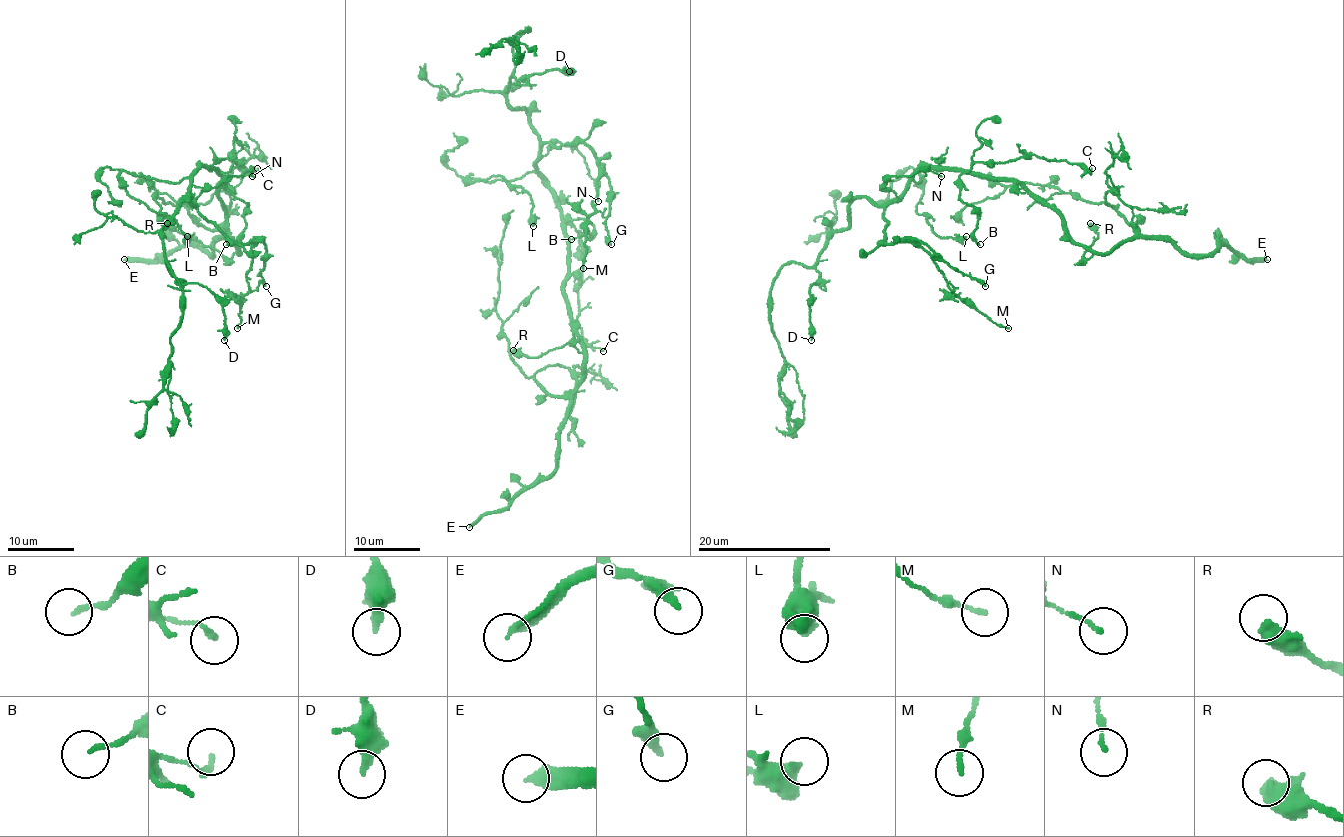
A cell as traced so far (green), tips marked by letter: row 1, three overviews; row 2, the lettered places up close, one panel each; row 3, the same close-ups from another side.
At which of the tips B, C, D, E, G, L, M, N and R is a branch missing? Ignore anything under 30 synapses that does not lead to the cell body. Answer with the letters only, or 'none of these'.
E

